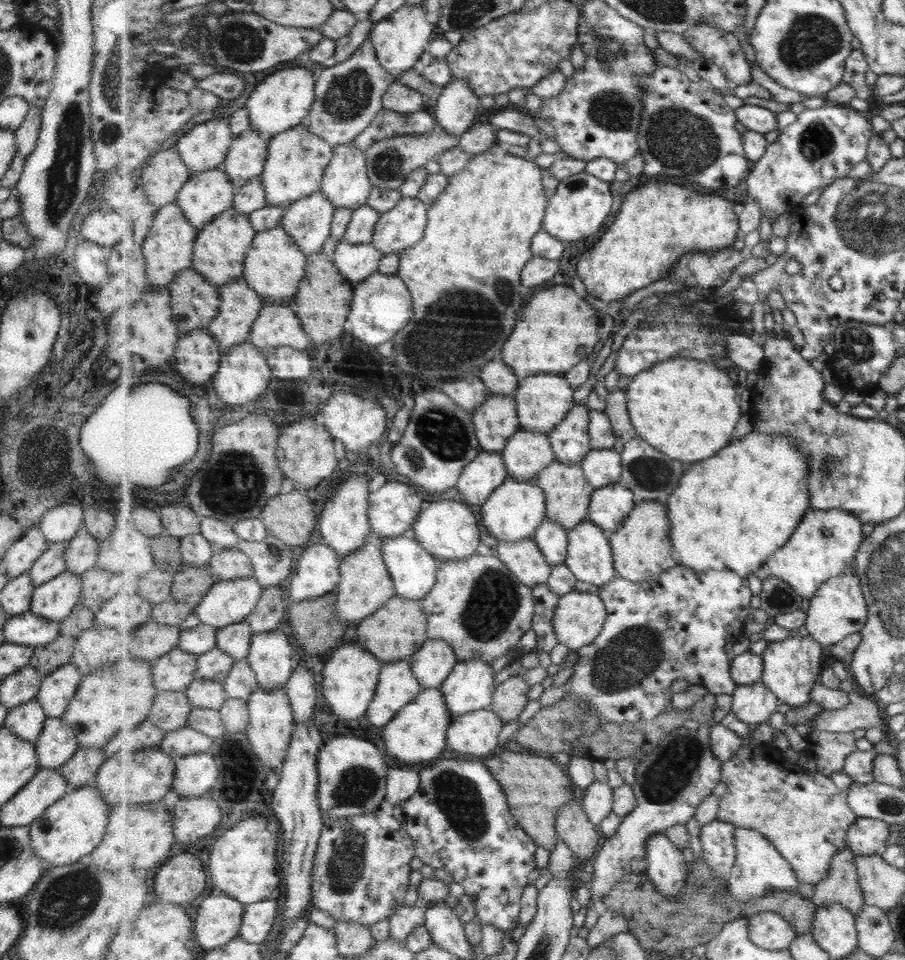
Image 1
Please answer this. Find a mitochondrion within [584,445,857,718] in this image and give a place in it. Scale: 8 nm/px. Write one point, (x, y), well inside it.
(631, 657)

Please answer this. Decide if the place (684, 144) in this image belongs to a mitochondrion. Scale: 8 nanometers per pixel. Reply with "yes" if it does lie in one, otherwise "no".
yes

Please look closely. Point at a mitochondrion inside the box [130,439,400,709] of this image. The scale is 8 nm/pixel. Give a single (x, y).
(237, 483)

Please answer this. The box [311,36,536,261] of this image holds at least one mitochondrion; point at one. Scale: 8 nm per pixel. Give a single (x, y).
(348, 97)

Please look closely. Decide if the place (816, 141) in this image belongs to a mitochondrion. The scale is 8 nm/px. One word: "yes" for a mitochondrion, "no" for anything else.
yes

